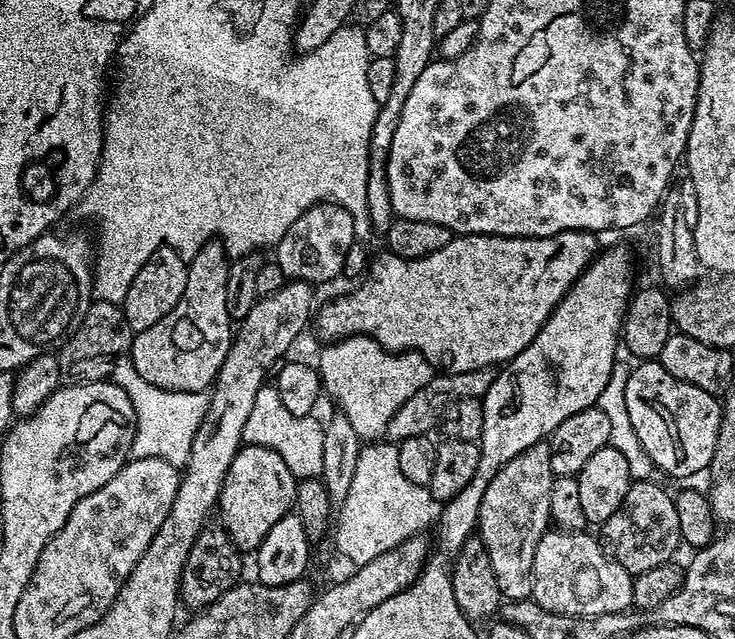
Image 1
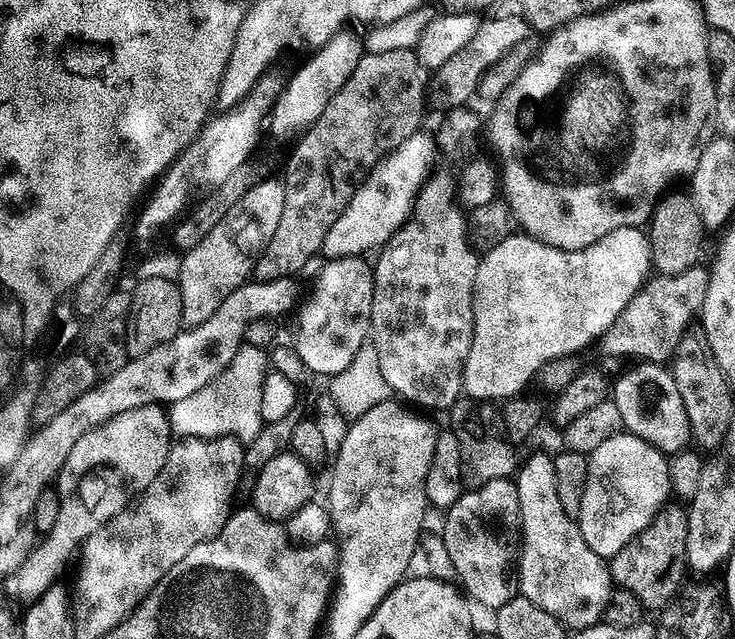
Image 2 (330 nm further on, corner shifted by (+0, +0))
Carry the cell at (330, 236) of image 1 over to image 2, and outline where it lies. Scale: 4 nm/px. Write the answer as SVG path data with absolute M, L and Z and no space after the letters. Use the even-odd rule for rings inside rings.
M363 255L359 256L337 256L325 259L324 265L320 268L320 273L316 276L316 281L312 284L312 289L308 292L308 297L299 301L295 309L296 321L292 324L292 348L296 351L296 356L312 372L317 372L320 376L331 378L344 370L354 356L358 354L360 347L366 344L370 336L370 314L372 313L372 303L374 302L374 282L372 281L373 265L368 264Z

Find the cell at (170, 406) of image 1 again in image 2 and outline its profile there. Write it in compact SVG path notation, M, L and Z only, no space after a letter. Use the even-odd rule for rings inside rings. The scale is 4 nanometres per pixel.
M241 344L232 361L215 379L200 390L194 390L194 394L190 394L188 398L174 401L167 409L169 429L180 438L233 436L241 442L252 440L260 429L262 409L266 404L266 377L270 371L268 354L258 346Z

